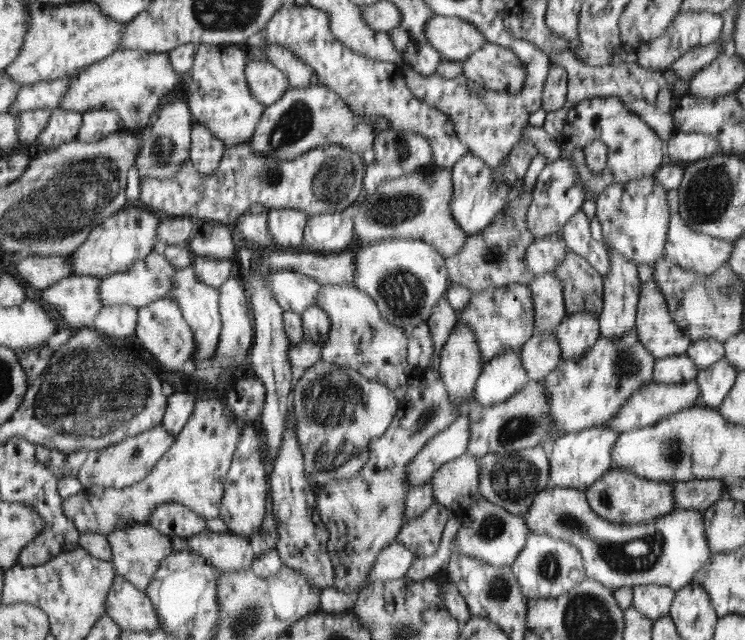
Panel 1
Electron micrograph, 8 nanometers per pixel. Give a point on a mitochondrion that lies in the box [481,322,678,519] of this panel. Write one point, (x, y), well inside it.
(513, 478)

